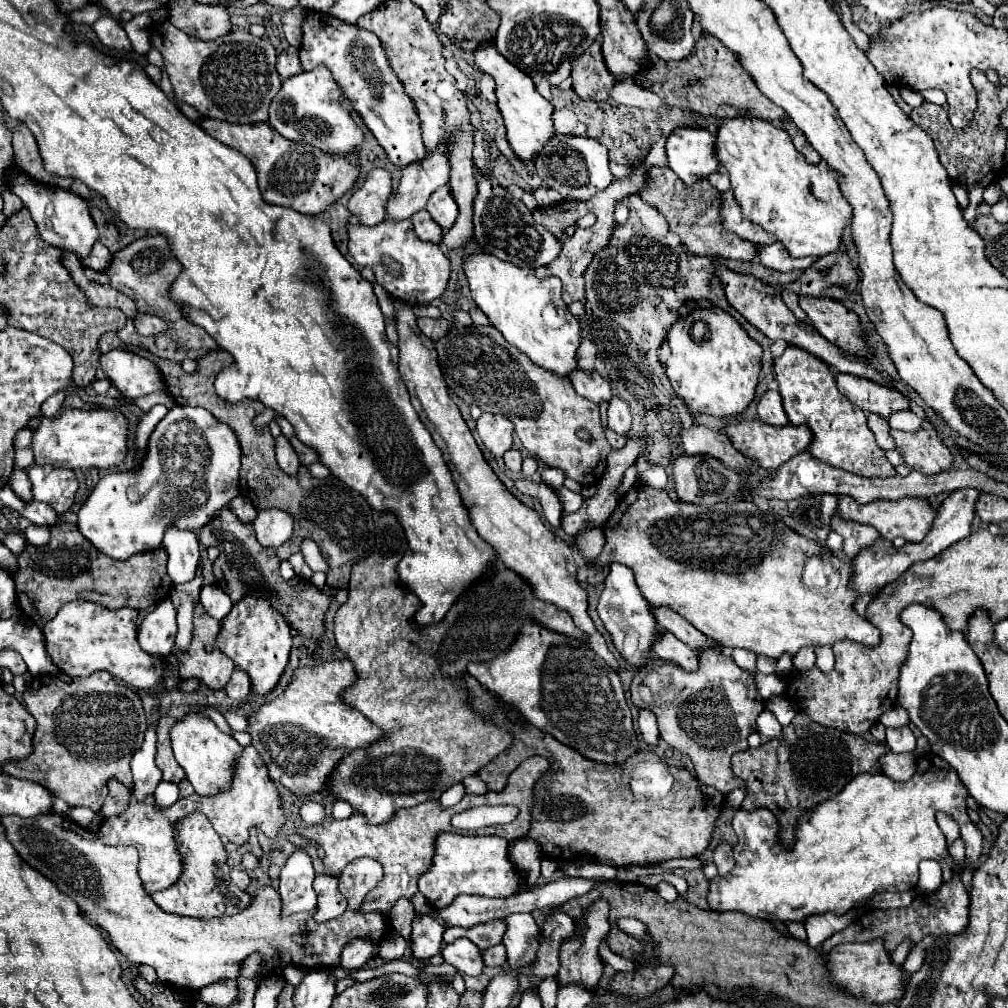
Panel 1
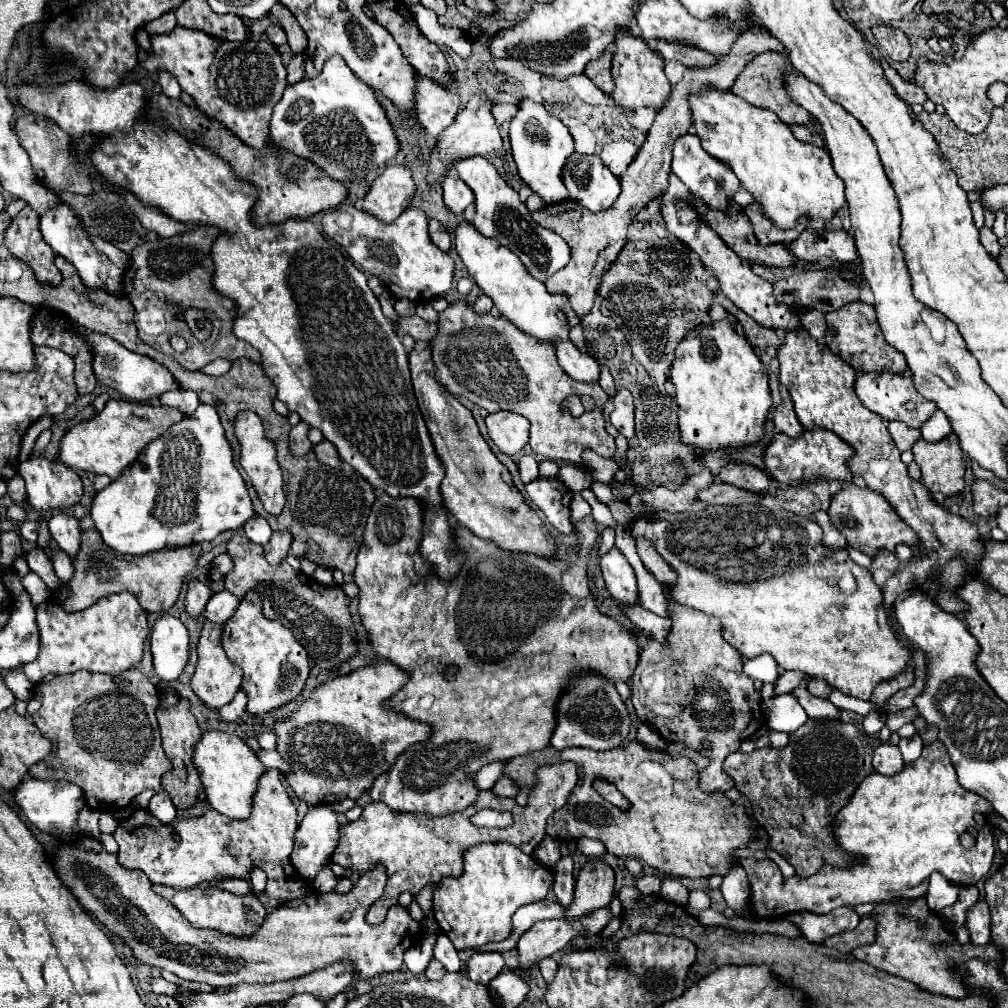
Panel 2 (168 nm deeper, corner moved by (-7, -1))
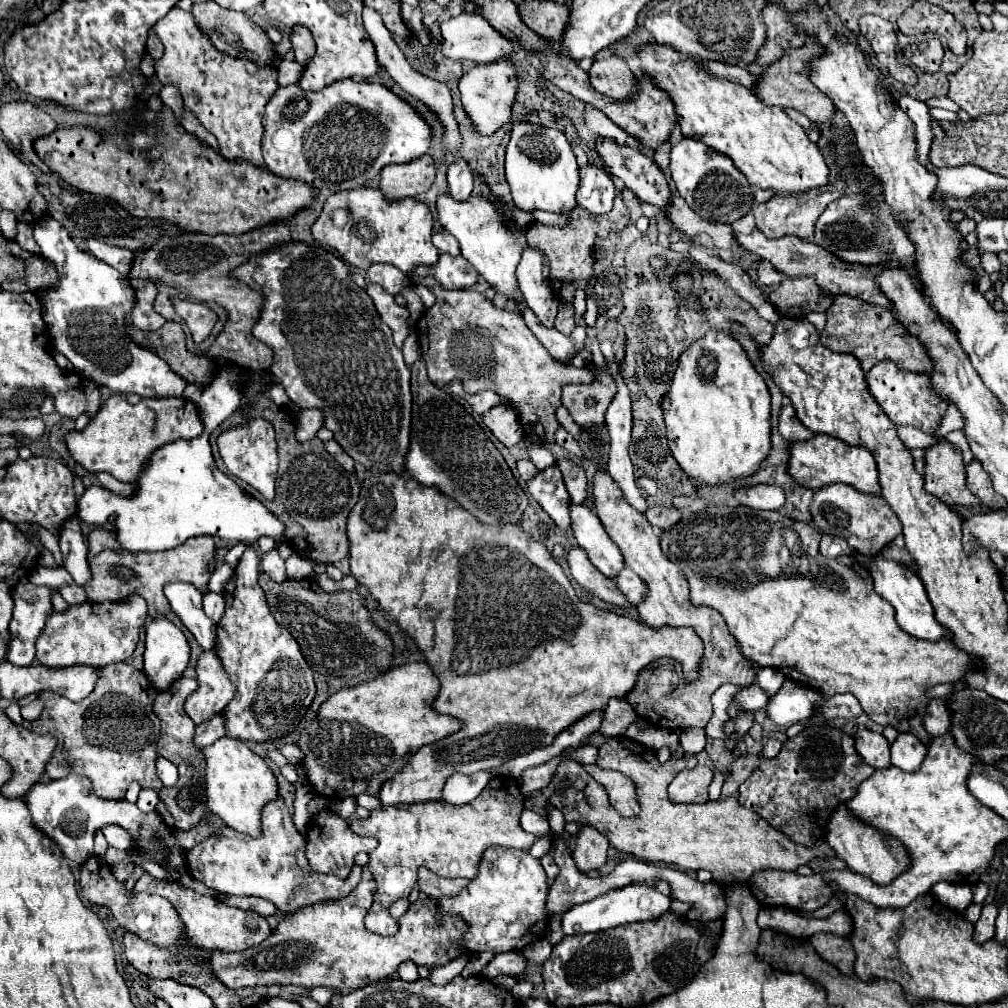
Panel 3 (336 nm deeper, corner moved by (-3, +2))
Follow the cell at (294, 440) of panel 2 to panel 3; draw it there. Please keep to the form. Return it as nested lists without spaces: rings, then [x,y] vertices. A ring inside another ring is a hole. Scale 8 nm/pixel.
[[[306,409],[300,413],[298,423],[296,423],[296,441],[304,443],[308,439],[316,437],[316,431],[324,425],[324,417],[322,411],[318,409]]]

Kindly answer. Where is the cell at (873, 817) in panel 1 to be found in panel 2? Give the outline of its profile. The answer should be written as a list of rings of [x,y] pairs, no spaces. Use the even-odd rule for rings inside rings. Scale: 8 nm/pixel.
[[[934,740],[932,744],[924,746],[920,760],[906,764],[900,774],[880,776],[876,772],[864,778],[864,782],[860,782],[860,786],[856,788],[856,794],[852,794],[848,804],[836,814],[836,822],[834,822],[836,840],[848,854],[860,854],[864,858],[862,864],[852,862],[848,870],[836,868],[836,866],[824,866],[818,874],[810,878],[794,876],[790,880],[784,880],[780,868],[772,860],[742,858],[740,864],[746,870],[750,886],[752,886],[752,908],[756,914],[760,914],[760,918],[768,918],[770,914],[784,916],[798,910],[808,910],[812,914],[828,914],[830,910],[840,908],[840,906],[858,906],[866,902],[878,904],[878,902],[890,902],[890,900],[900,900],[900,898],[914,900],[926,894],[928,878],[932,872],[944,874],[944,878],[948,878],[954,884],[972,886],[988,874],[990,860],[994,858],[994,838],[992,838],[994,824],[986,822],[984,826],[978,826],[974,822],[976,812],[984,812],[986,816],[986,814],[992,814],[994,808],[982,796],[972,794],[964,790],[962,786],[958,786],[954,766],[950,762],[950,756],[944,744],[940,740]],[[970,828],[978,830],[976,844],[972,848],[964,848],[960,844],[960,836],[968,832]]]

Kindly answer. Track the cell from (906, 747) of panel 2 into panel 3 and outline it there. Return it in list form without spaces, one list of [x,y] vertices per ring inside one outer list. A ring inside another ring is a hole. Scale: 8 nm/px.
[[[900,733],[890,745],[892,765],[904,771],[916,771],[926,757],[926,745],[912,733]]]

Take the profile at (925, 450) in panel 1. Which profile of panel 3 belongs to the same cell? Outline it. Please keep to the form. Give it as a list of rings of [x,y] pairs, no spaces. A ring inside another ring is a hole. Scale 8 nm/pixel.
[[[940,439],[936,445],[926,449],[924,455],[924,485],[926,491],[944,501],[946,505],[978,505],[978,497],[972,495],[966,487],[966,467],[962,463],[962,451],[948,443],[946,439]]]

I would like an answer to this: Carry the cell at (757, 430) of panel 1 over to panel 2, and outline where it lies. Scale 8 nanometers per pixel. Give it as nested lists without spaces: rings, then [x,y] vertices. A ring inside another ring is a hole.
[[[824,428],[806,430],[800,438],[788,438],[776,434],[774,442],[764,452],[764,462],[770,476],[786,486],[814,486],[818,482],[850,482],[854,476],[848,470],[848,460],[854,456],[852,446],[838,438],[834,432]]]

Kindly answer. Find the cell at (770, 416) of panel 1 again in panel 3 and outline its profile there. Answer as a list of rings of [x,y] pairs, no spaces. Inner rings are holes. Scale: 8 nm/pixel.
[[[784,405],[780,409],[780,415],[778,415],[778,429],[780,429],[780,435],[786,439],[786,441],[804,441],[804,439],[810,439],[814,433],[808,431],[800,419],[796,417],[796,411],[792,405]]]

